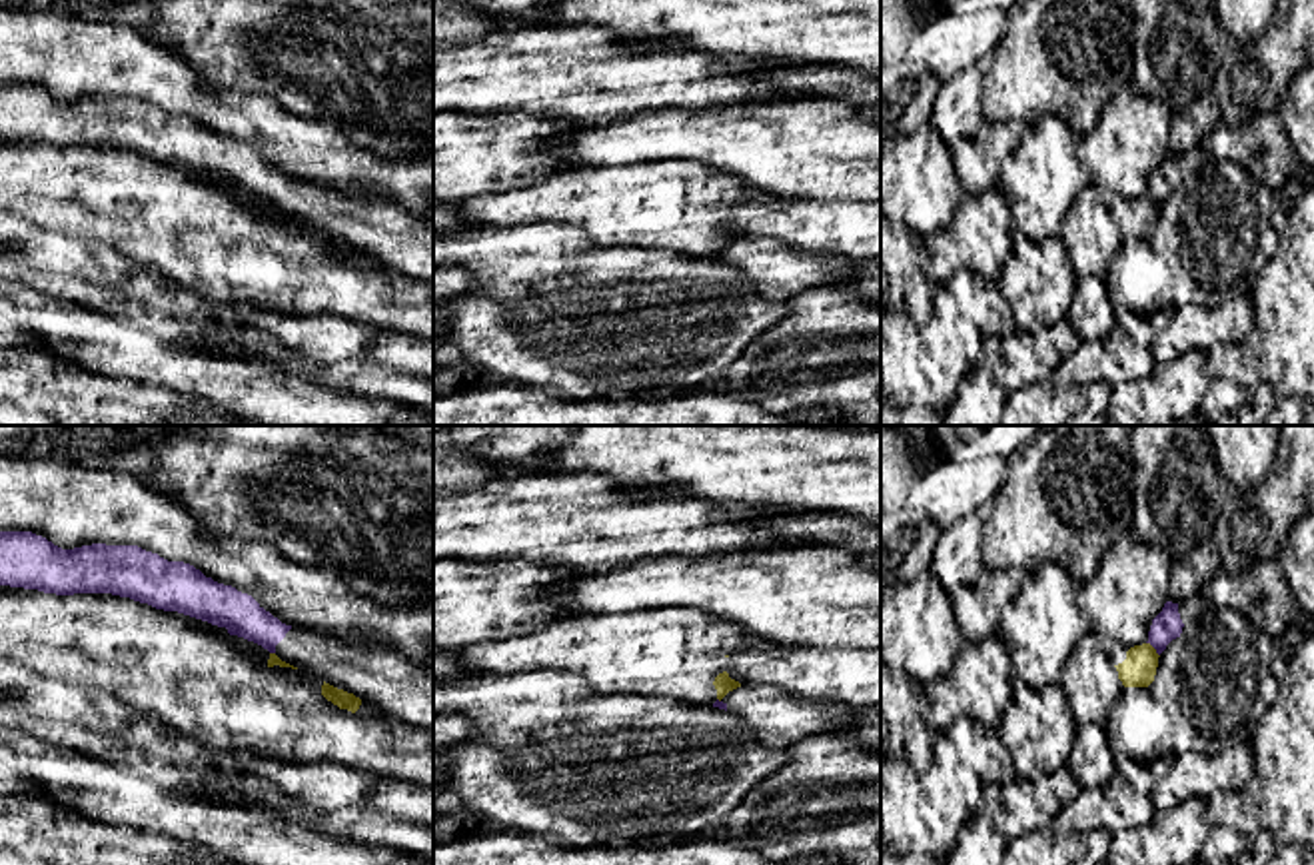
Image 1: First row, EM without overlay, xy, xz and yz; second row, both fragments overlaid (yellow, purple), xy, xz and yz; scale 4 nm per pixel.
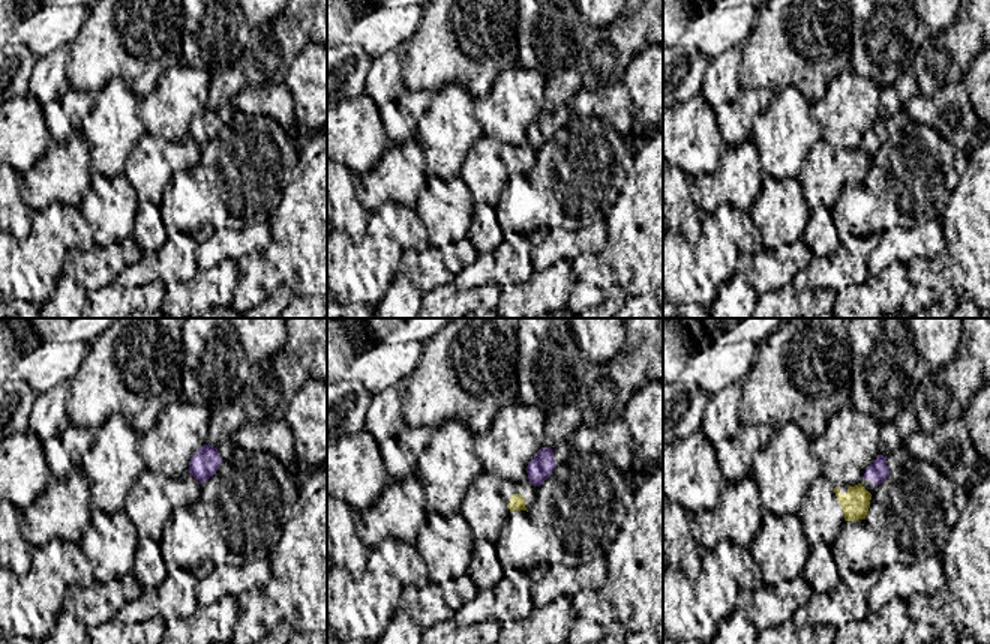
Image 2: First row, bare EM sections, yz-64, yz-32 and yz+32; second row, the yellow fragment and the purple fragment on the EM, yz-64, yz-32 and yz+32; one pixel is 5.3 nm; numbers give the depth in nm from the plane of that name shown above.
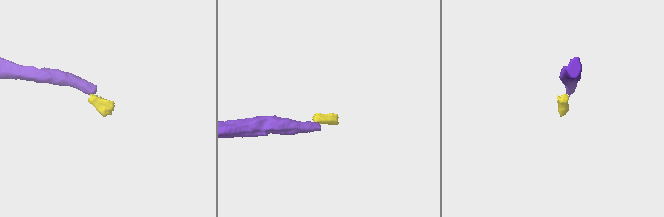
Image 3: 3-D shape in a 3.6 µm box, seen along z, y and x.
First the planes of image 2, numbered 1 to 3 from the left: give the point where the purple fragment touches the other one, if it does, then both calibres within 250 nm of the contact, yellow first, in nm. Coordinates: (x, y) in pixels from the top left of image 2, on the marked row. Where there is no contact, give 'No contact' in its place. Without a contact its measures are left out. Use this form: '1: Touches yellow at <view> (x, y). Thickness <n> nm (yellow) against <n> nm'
1: No contact
2: No contact
3: No contact

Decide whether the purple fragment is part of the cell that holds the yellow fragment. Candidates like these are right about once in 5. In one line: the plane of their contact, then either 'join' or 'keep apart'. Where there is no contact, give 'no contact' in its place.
meets yellow in yz; keep apart

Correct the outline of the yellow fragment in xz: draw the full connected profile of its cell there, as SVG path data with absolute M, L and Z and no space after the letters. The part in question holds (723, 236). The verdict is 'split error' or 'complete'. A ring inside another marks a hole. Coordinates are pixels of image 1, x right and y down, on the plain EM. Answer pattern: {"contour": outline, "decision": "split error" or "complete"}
{"contour": "M657 160L553 174L527 188L459 200L453 210L471 226L565 224L583 230L597 246L637 244L693 258L713 258L741 240L729 230L731 212L727 208L755 198L767 200L769 196L693 160Z", "decision": "split error"}

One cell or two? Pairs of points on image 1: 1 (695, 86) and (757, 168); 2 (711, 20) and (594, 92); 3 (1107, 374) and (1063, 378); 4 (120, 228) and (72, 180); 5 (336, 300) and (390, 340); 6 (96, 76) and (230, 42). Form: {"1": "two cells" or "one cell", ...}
{"1": "two cells", "2": "two cells", "3": "one cell", "4": "one cell", "5": "two cells", "6": "two cells"}

